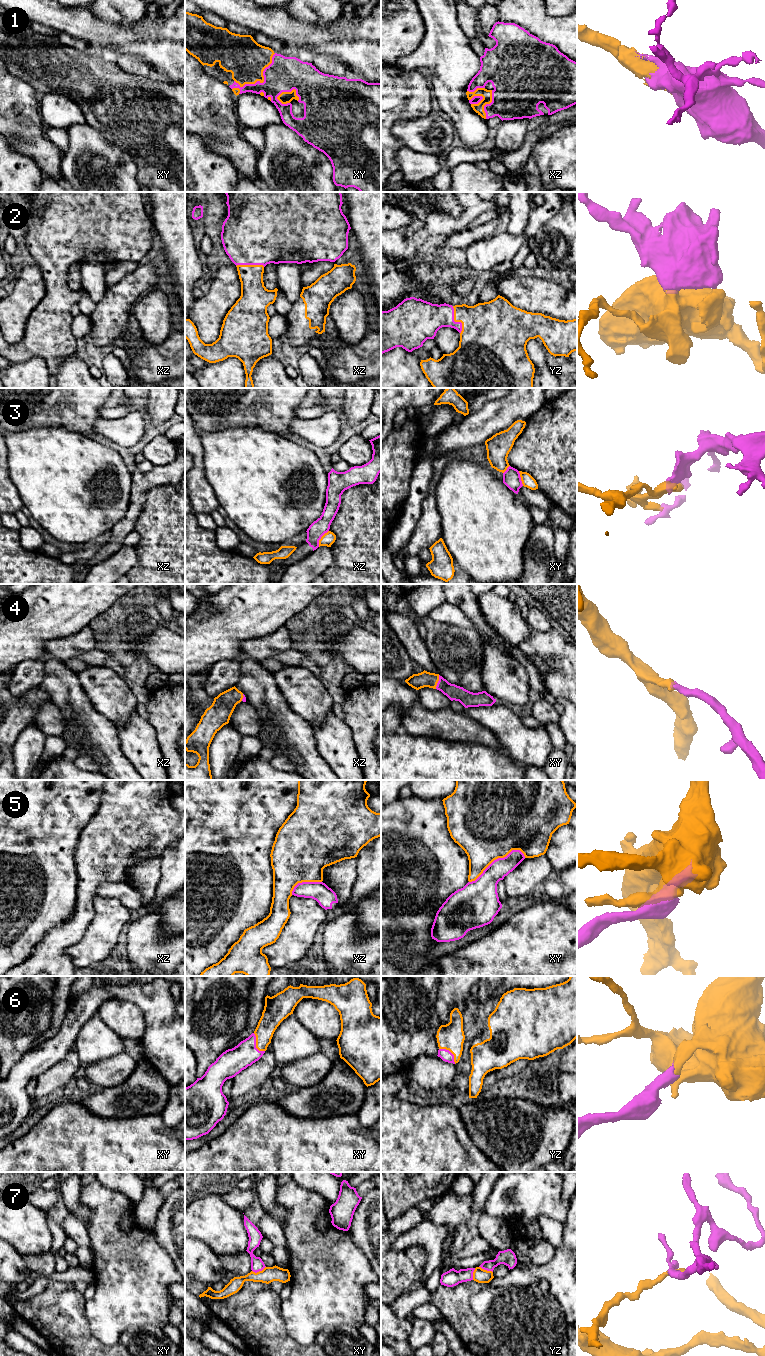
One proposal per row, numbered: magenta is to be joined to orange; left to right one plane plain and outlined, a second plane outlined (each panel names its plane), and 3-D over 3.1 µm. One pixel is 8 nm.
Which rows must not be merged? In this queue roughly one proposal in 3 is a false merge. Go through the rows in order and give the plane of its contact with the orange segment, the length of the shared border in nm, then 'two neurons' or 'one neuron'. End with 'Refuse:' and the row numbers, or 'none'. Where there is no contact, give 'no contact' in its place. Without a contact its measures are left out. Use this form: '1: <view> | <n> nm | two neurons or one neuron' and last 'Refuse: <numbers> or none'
1: xy | 460 nm | one neuron
2: yz | 240 nm | one neuron
3: xz | 160 nm | two neurons
4: xy | 120 nm | one neuron
5: xy | 500 nm | two neurons
6: xy | 180 nm | one neuron
7: xy | 120 nm | two neurons
Refuse: 3, 5, 7

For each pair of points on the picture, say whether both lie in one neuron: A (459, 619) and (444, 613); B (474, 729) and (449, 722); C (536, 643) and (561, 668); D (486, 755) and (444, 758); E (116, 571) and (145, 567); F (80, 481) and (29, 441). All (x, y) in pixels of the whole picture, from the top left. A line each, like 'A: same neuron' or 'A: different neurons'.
A: same neuron
B: same neuron
C: same neuron
D: same neuron
E: different neurons
F: same neuron

